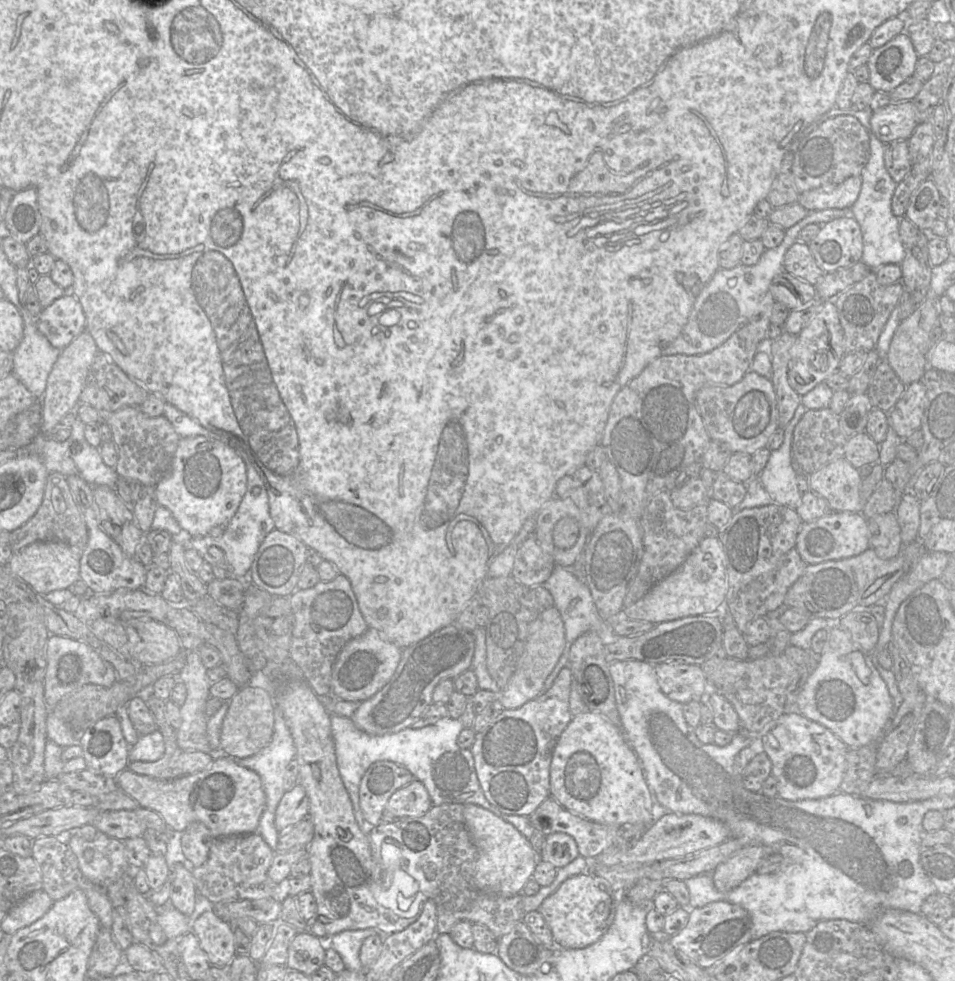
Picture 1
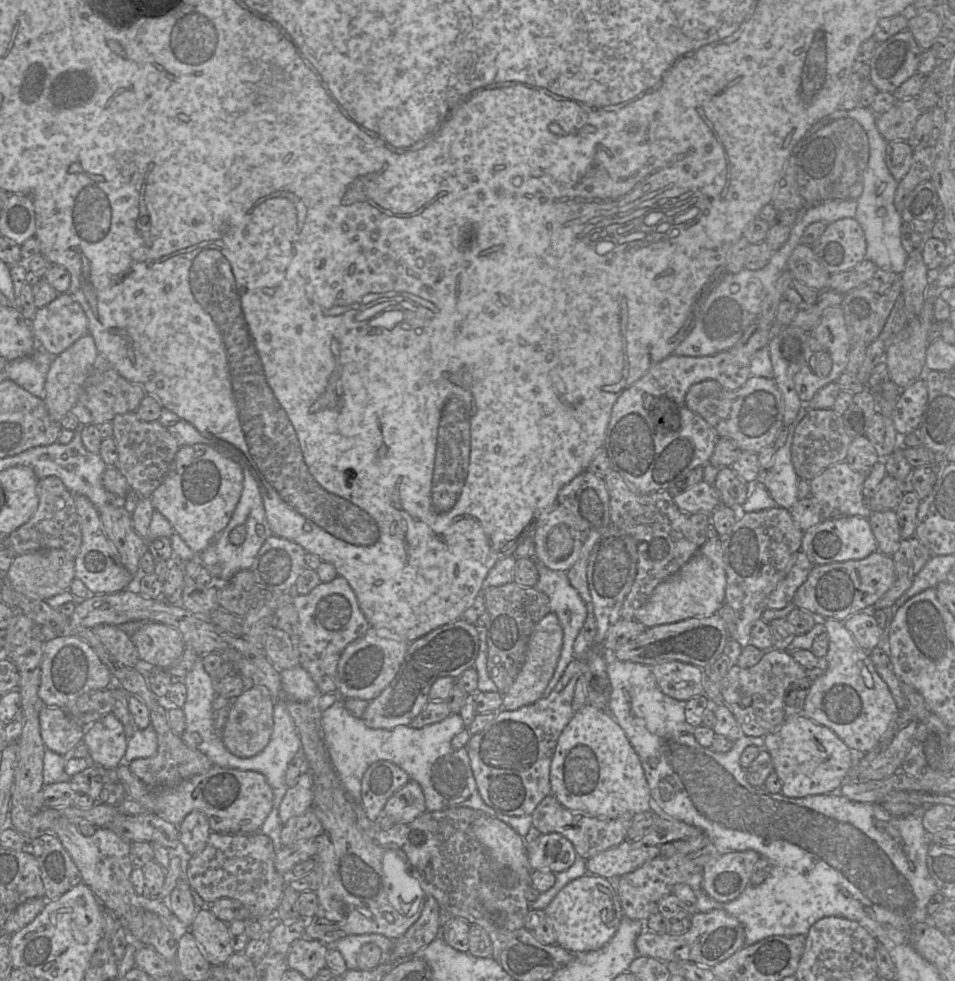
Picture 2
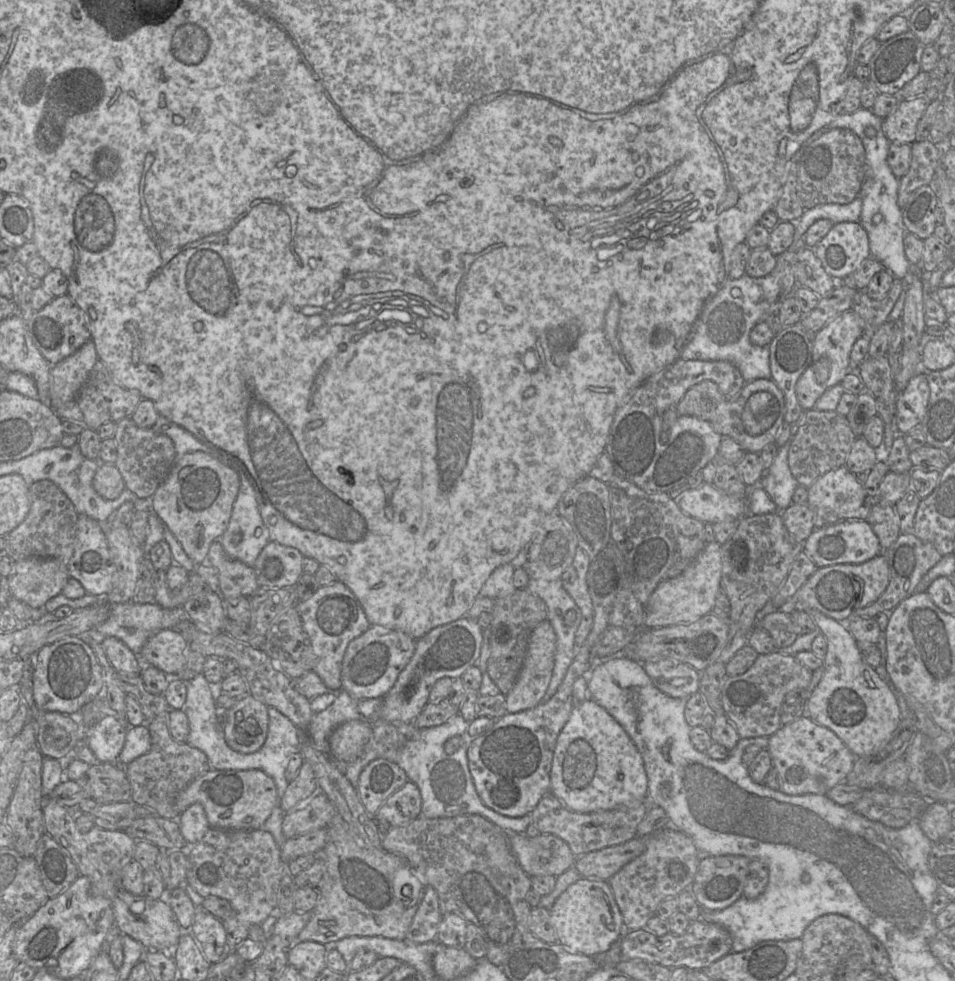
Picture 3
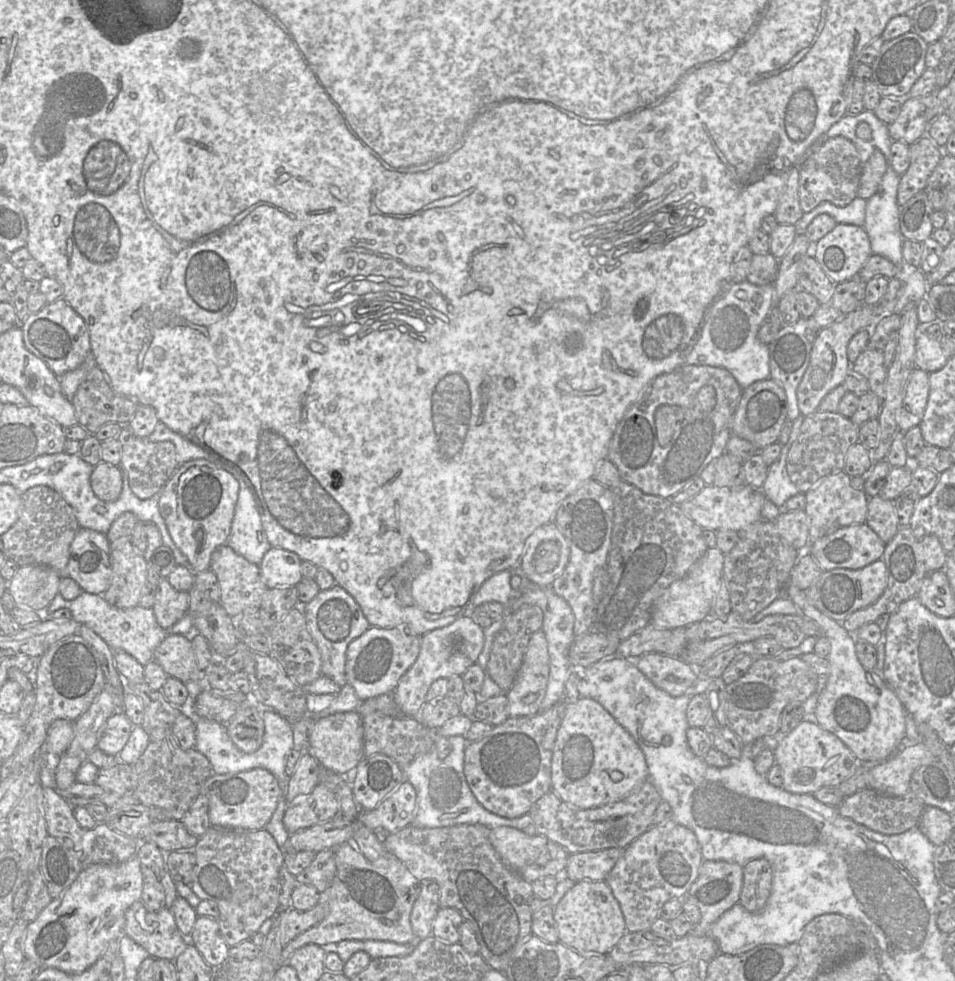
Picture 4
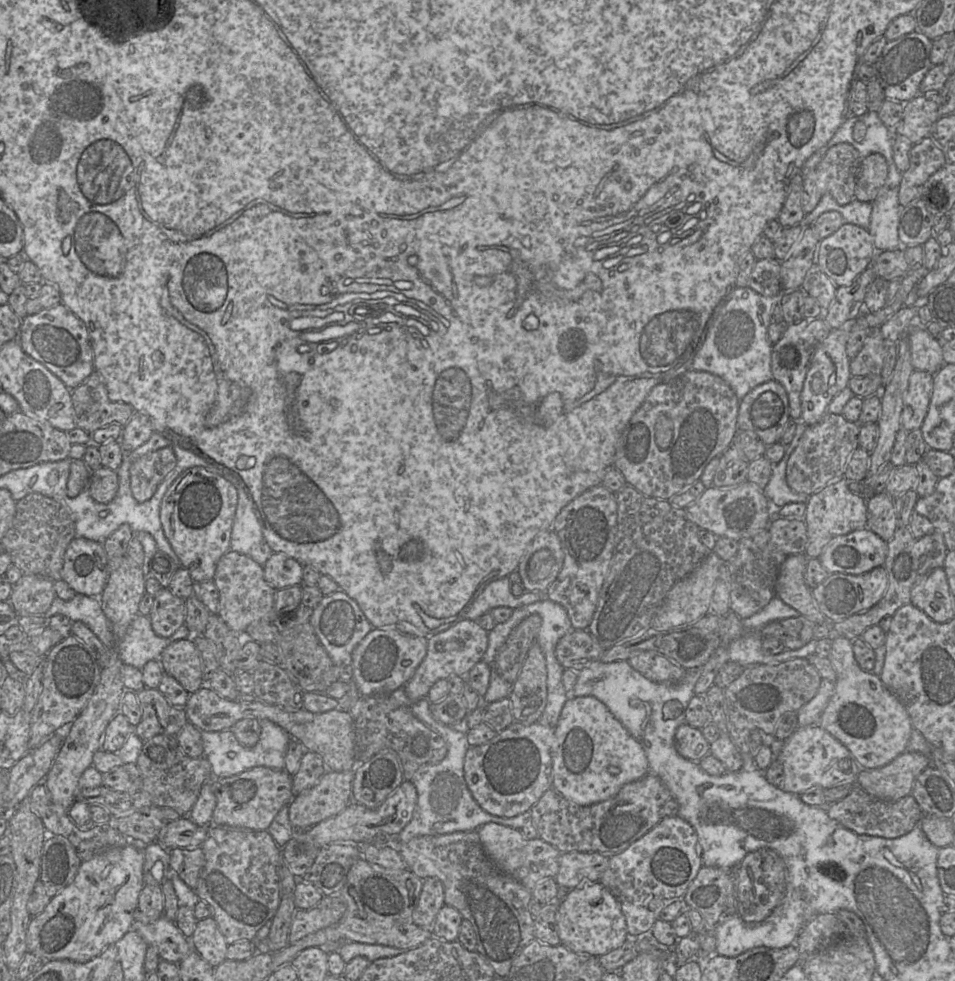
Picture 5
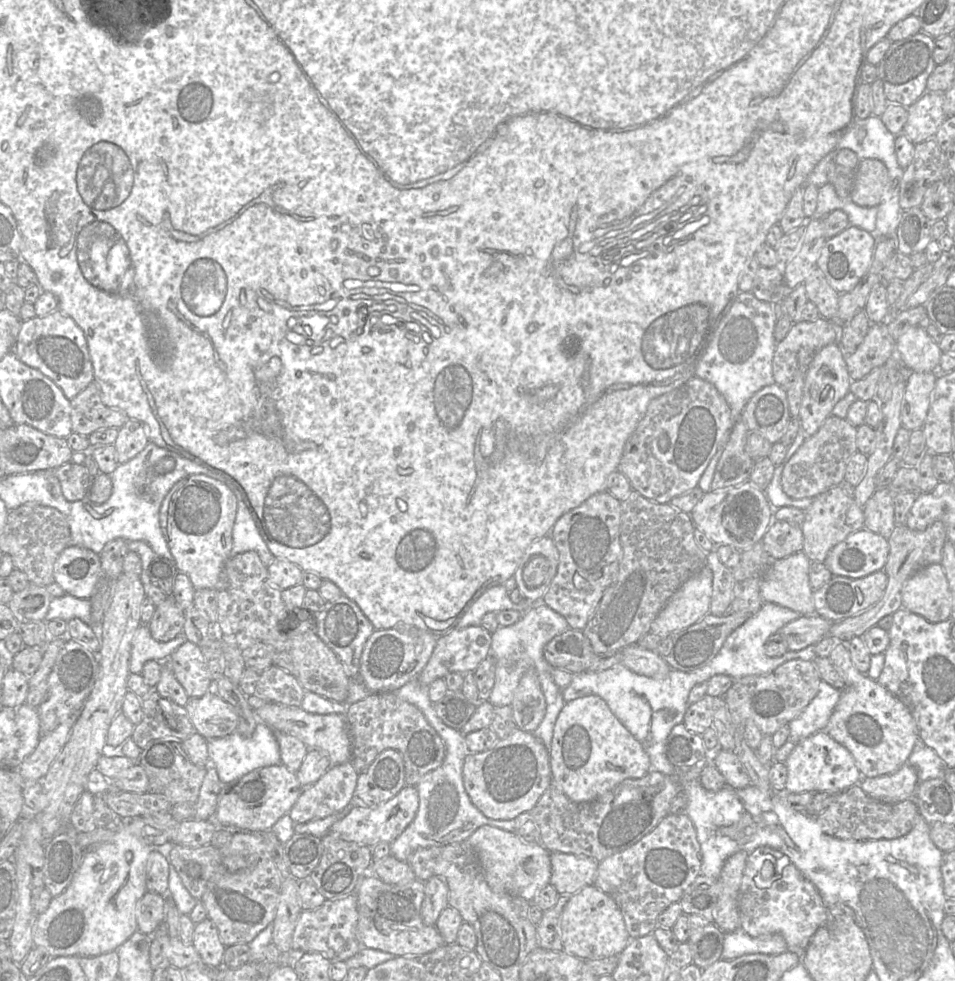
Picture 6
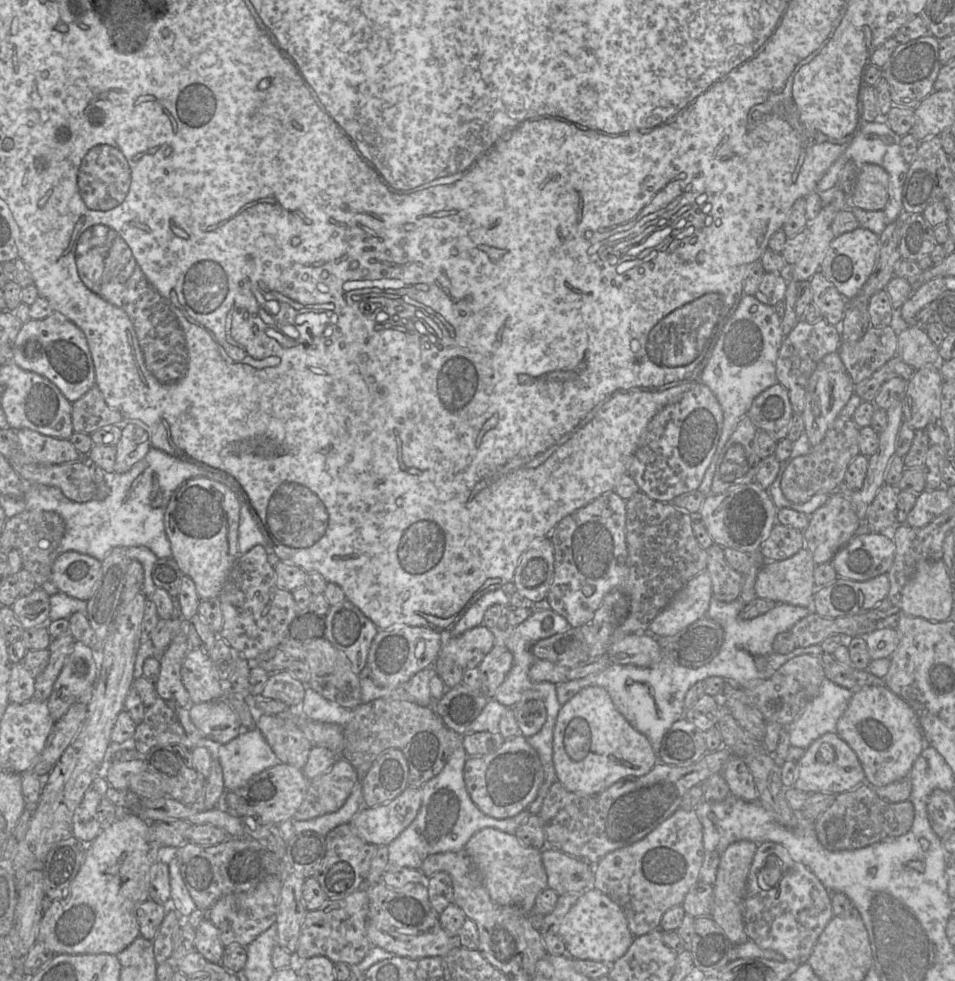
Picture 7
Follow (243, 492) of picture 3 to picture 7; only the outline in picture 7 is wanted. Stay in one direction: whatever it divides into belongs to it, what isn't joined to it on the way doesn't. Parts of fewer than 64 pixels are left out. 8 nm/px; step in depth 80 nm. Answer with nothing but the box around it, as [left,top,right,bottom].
[238,495,280,568]

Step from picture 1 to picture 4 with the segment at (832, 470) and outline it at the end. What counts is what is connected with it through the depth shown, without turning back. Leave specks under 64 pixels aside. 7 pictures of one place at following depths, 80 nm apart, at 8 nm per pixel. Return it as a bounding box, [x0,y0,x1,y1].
[805,470,869,545]

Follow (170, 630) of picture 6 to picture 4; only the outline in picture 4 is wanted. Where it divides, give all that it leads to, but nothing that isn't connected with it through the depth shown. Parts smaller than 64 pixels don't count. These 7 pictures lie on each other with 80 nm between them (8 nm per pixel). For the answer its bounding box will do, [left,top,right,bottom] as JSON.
[153,577,189,629]

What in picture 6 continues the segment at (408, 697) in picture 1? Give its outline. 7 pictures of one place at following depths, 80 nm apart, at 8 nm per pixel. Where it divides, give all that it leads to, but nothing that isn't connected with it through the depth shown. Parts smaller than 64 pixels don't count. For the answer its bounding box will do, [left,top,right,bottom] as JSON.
[417,625,492,686]

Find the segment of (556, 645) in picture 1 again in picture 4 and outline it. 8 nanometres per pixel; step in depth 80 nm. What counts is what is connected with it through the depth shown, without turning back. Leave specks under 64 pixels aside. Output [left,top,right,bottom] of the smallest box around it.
[505,629,549,717]

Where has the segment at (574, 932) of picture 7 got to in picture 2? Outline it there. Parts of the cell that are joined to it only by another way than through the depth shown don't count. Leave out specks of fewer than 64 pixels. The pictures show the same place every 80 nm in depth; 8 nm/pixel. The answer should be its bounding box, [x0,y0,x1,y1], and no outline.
[543,874,623,953]

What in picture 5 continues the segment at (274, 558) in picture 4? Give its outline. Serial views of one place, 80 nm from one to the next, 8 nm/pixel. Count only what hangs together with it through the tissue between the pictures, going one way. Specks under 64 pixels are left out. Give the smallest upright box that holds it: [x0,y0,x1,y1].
[263,552,303,590]

